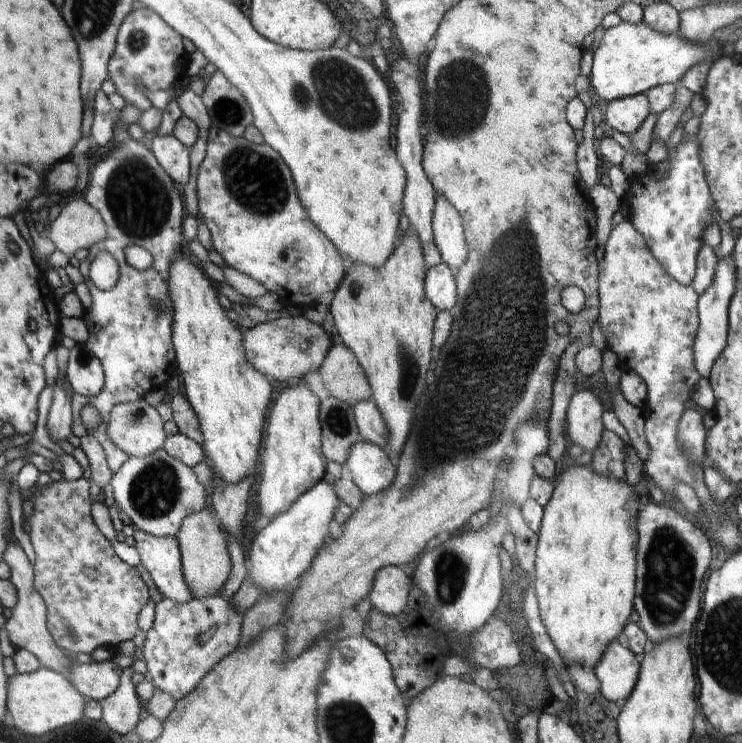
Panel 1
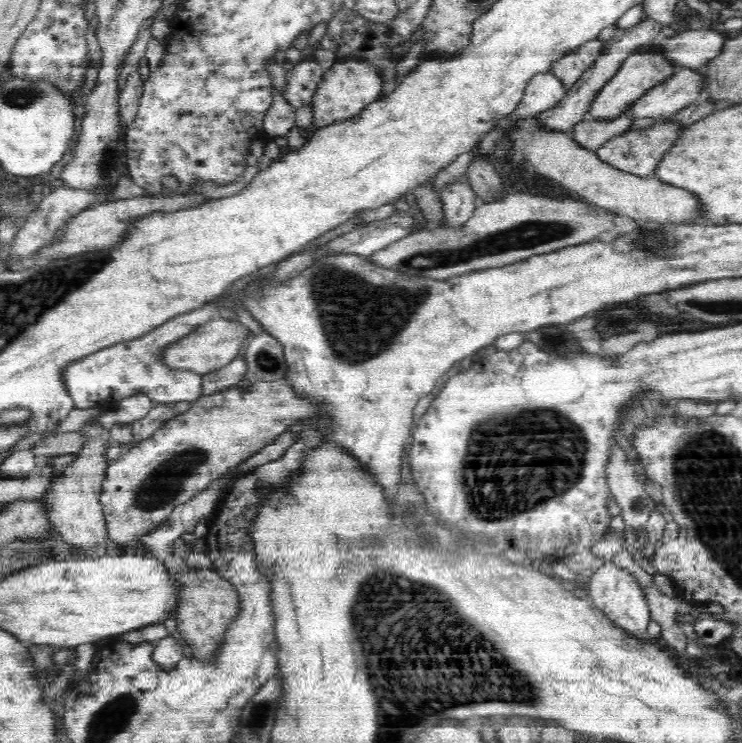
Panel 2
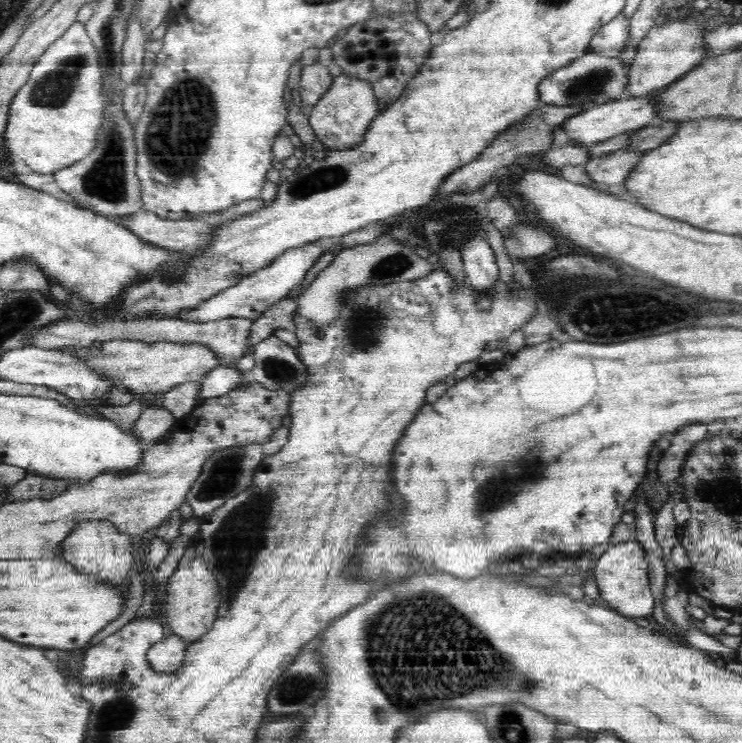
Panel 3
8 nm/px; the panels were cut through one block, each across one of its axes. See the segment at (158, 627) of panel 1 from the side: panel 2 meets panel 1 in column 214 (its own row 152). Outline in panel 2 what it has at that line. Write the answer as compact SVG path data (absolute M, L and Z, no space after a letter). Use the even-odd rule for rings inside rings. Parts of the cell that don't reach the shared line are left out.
M670 114L670 116L662 116L652 127L641 130L630 129L626 133L610 138L610 140L608 140L602 148L595 151L595 153L598 158L610 163L618 170L628 171L640 177L652 176L656 165L660 162L664 153L668 152L668 150L674 146L679 133L684 129L685 128L682 128L682 124L677 124L677 122L673 120L672 114Z

